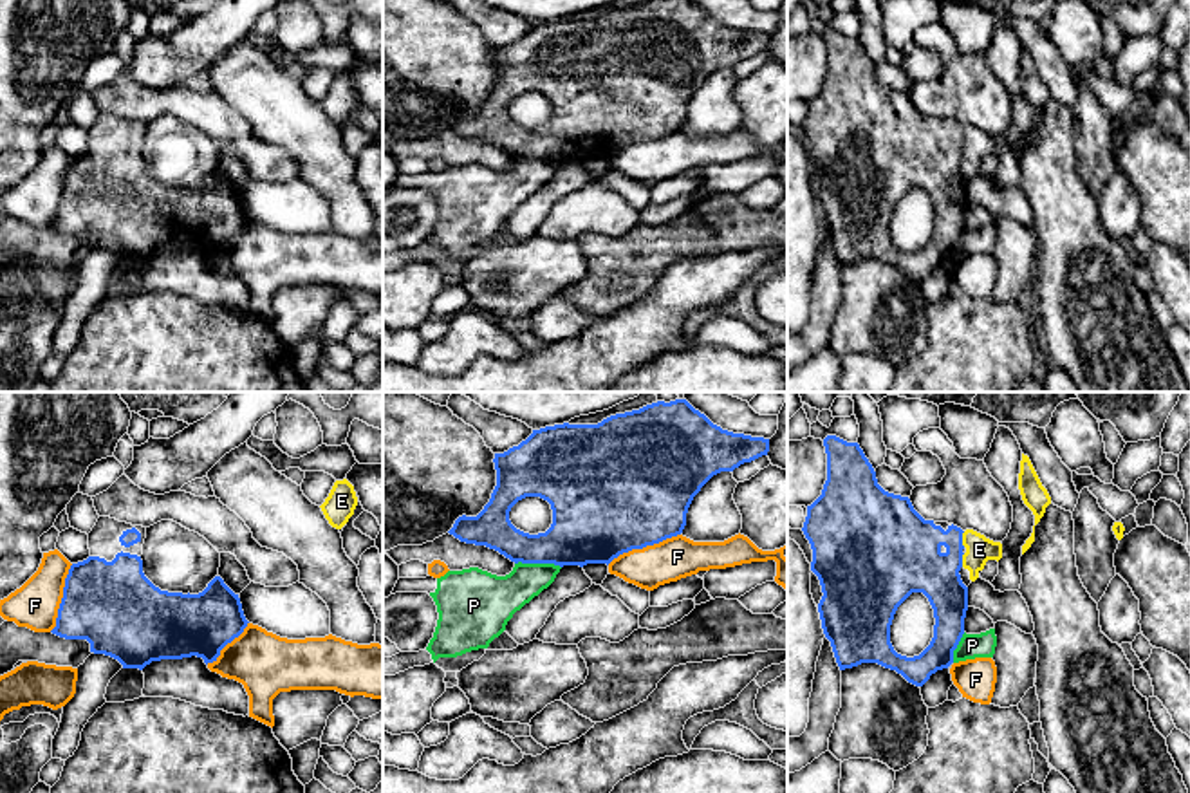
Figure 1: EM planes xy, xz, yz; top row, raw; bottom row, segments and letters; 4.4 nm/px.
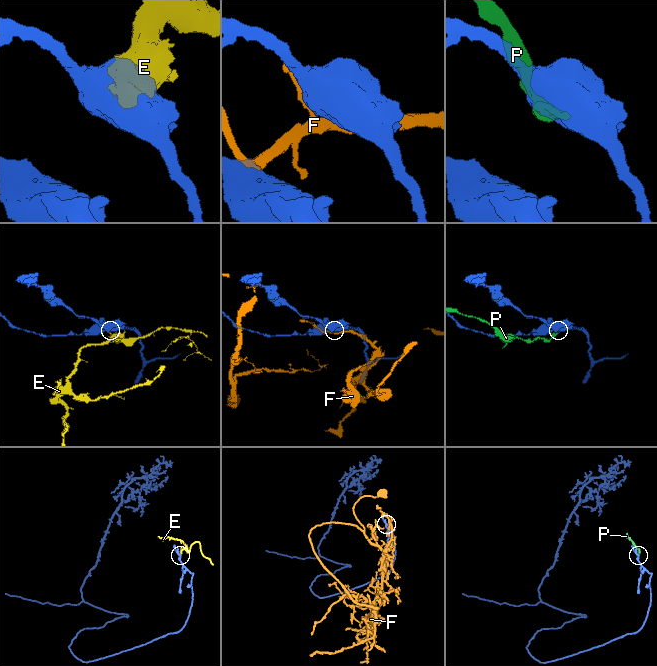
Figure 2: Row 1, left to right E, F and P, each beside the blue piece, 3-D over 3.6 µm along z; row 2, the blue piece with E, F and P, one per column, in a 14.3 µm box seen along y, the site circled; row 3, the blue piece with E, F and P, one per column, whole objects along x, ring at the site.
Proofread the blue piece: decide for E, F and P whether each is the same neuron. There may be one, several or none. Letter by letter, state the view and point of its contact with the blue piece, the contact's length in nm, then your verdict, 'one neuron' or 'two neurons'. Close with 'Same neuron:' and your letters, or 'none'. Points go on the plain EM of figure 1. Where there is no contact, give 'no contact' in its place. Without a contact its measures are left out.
E: contact yz (961, 134); length 70 nm; two neurons
F: contact xz (643, 141); length 360 nm; two neurons
P: contact xz (539, 158); length 200 nm; two neurons
Same neuron: none

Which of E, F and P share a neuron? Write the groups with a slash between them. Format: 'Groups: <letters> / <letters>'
Groups: E / F / P

